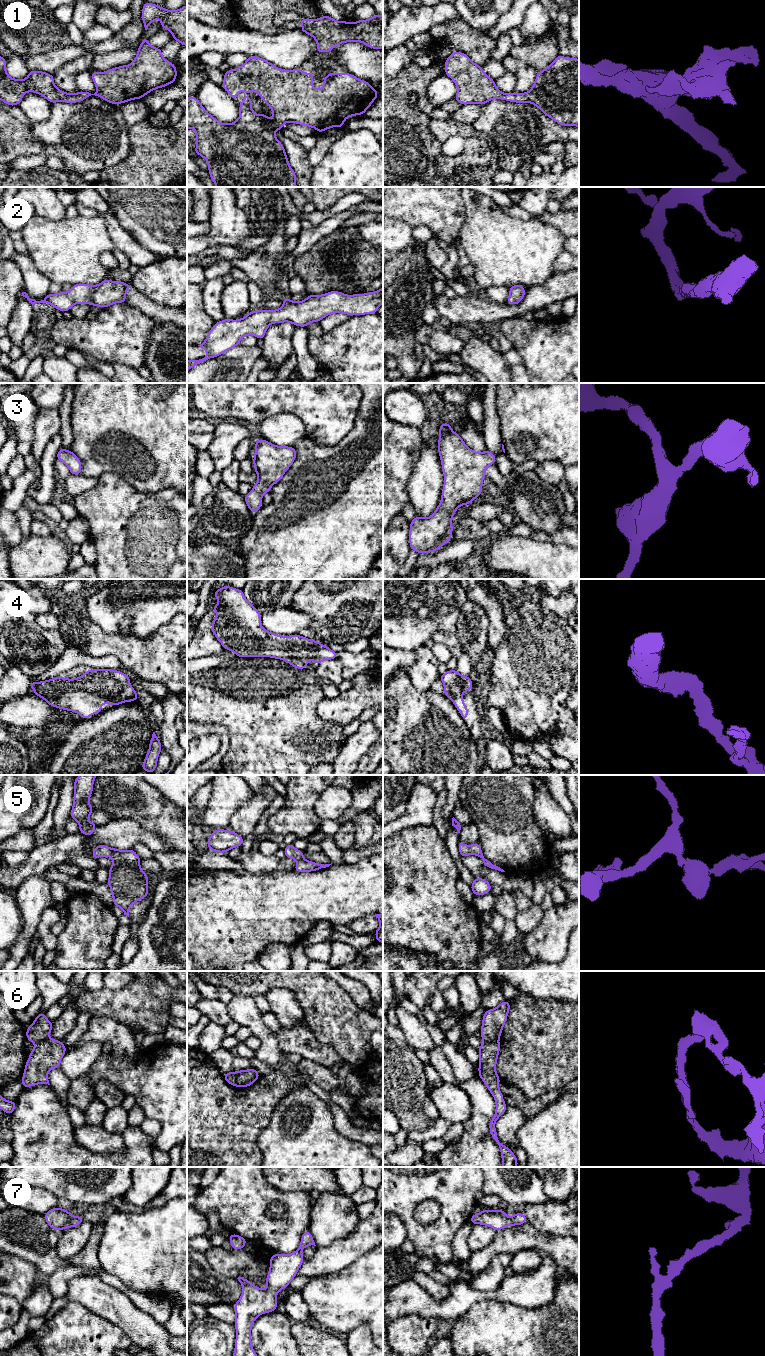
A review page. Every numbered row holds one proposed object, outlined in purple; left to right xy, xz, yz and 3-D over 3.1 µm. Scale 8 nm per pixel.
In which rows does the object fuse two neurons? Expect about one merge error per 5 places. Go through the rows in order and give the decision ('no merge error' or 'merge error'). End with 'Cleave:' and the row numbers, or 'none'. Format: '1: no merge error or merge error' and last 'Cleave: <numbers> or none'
1: no merge error
2: no merge error
3: no merge error
4: no merge error
5: no merge error
6: merge error
7: no merge error
Cleave: 6

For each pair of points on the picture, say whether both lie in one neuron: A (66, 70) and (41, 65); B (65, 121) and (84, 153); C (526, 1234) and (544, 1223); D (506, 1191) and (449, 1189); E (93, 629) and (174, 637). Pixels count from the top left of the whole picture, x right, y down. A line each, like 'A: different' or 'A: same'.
A: different
B: same
C: different
D: different
E: same

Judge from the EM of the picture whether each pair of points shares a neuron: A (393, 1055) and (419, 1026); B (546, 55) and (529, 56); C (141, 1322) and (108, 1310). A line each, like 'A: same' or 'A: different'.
A: different
B: same
C: same

